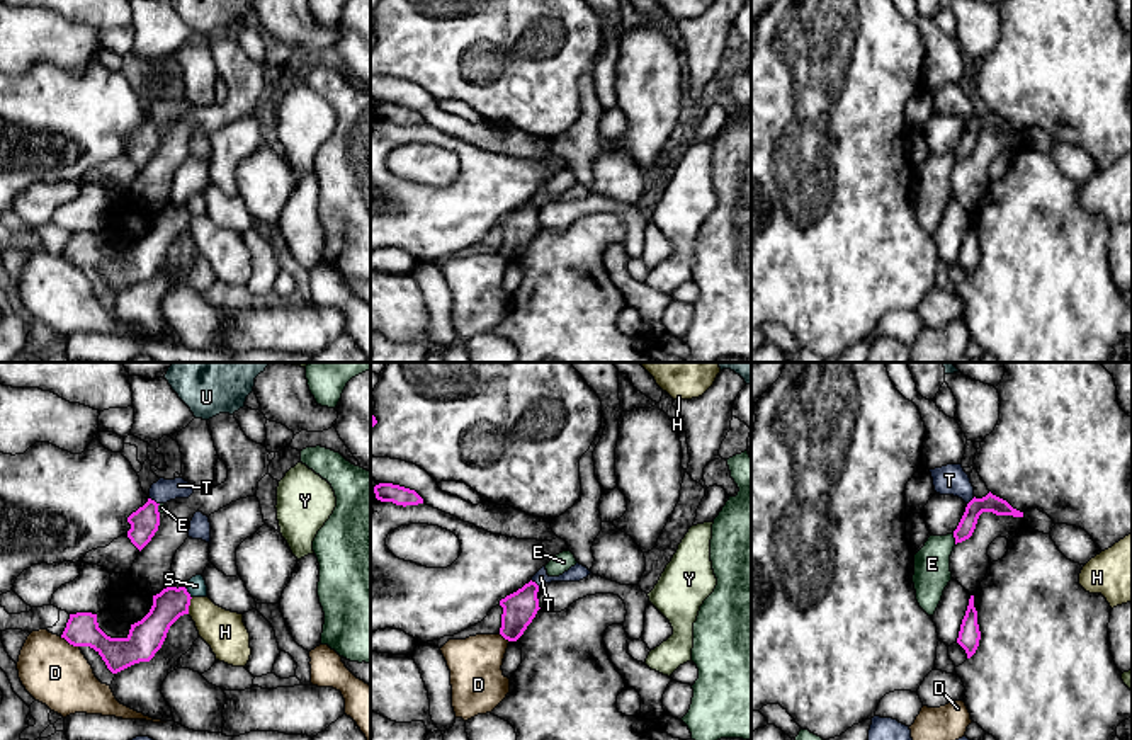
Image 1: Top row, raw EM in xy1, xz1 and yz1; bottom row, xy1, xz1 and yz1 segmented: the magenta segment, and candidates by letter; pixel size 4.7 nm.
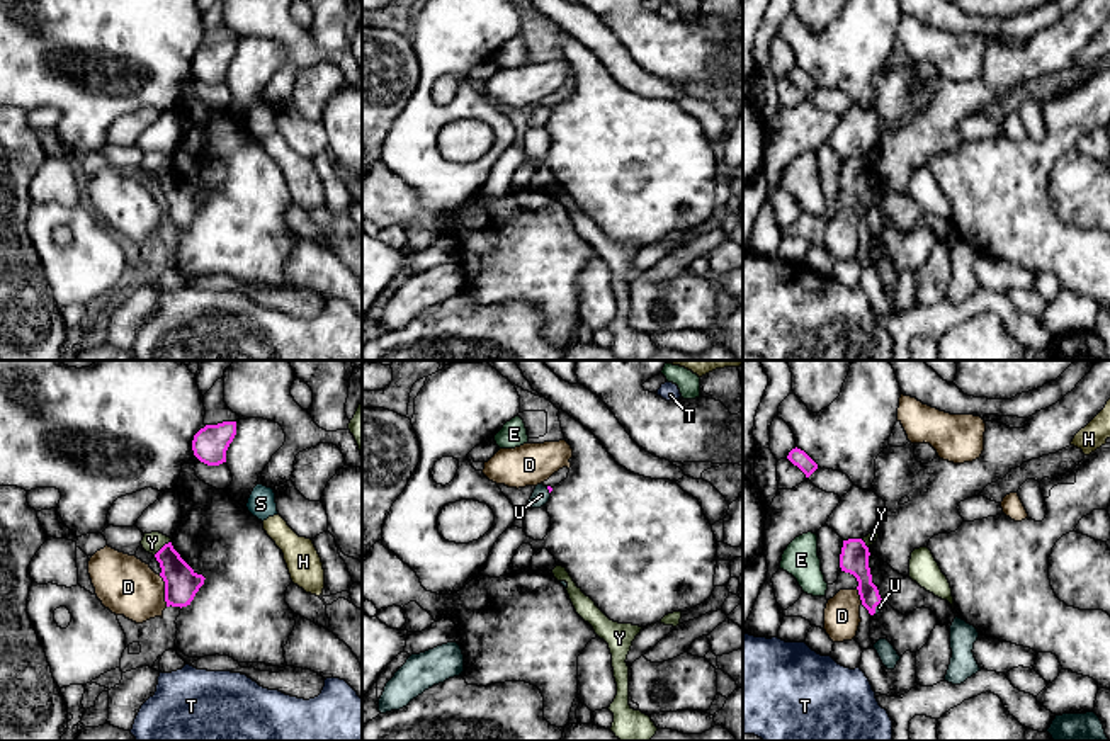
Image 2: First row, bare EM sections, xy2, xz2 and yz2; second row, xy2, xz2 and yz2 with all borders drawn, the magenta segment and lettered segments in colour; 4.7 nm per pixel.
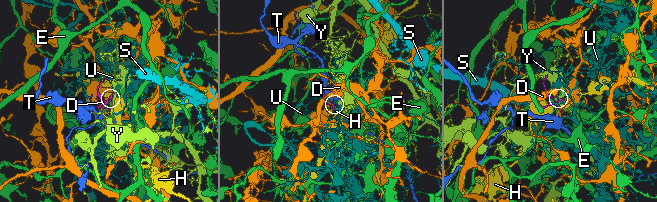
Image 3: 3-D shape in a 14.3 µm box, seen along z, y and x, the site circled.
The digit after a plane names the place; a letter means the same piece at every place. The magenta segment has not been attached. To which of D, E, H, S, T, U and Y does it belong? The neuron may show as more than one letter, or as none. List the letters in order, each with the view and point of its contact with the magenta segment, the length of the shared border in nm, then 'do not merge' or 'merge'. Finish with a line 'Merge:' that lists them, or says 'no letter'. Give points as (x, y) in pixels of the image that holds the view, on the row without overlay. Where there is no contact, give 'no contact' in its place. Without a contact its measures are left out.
D: xy2 (165, 209) | 160 nm | do not merge
E: yz1 (954, 155) | 60 nm | do not merge
H: xy1 (189, 223) | 80 nm | do not merge
S: xy1 (187, 211) | 70 nm | do not merge
T: xy1 (153, 119) | 70 nm | do not merge
U: yz2 (874, 228) | 70 nm | merge
Y: xy2 (162, 167) | 100 nm | do not merge
Merge: U

